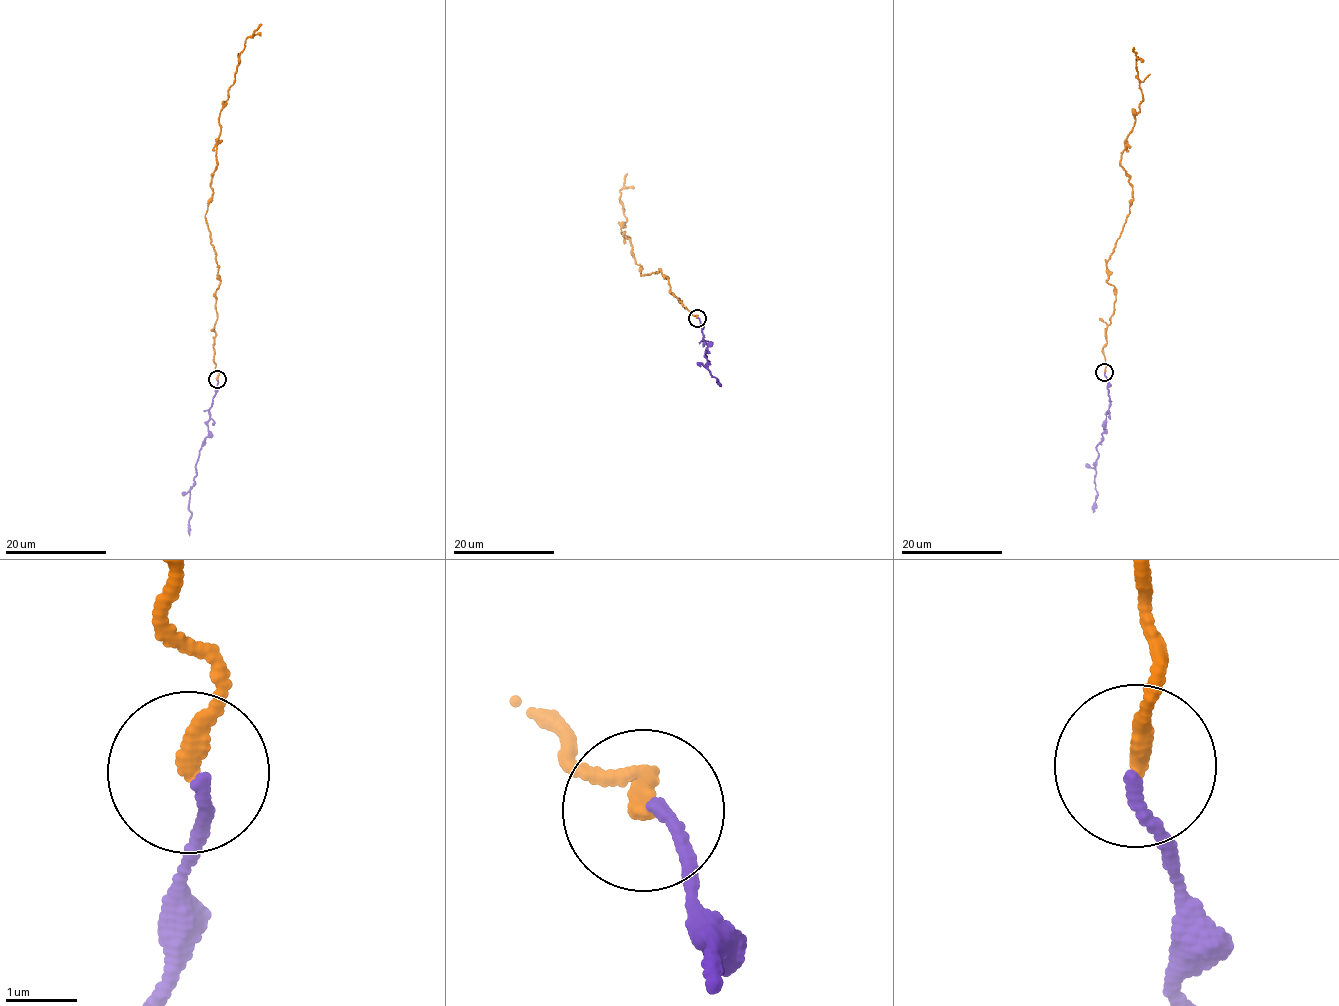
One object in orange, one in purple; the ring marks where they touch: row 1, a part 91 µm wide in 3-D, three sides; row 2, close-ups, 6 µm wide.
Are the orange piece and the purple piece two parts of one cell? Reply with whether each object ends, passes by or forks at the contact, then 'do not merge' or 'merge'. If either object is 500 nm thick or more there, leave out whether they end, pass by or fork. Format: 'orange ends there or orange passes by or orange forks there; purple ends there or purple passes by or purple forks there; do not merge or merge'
orange ends there; purple ends there; merge

